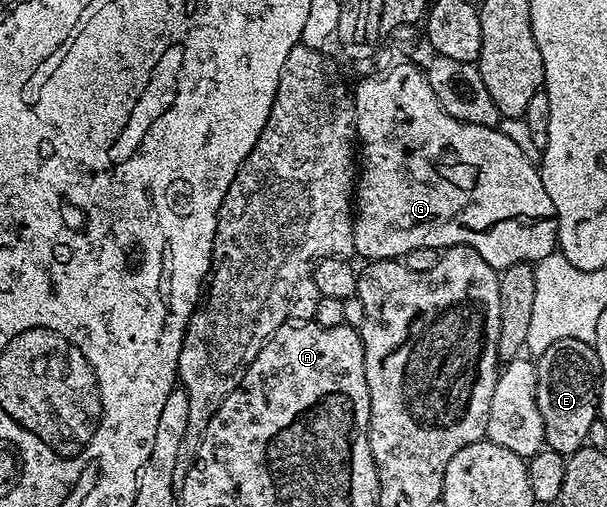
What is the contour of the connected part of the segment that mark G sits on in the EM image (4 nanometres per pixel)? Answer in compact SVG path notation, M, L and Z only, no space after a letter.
M410 62L399 66L395 70L378 75L378 80L365 80L353 92L353 105L357 108L357 138L359 141L359 179L355 184L355 215L353 217L353 237L355 238L355 246L357 247L356 255L358 257L365 256L366 261L371 260L395 260L404 258L409 251L419 250L421 247L433 247L440 250L450 248L453 244L466 244L475 250L479 250L483 262L487 262L492 268L498 270L511 266L512 264L520 264L522 262L536 262L547 258L557 248L557 217L555 216L555 206L551 202L551 194L547 194L547 186L543 186L543 178L541 177L538 165L527 158L527 154L523 154L523 150L519 150L519 146L515 146L515 142L511 142L511 138L507 138L507 134L501 132L500 127L488 128L487 126L475 126L474 124L464 124L455 118L451 118L451 114L447 114L443 110L443 106L439 102L439 98L435 98L435 90L431 90L431 82L425 76L424 71L415 66L416 63Z

